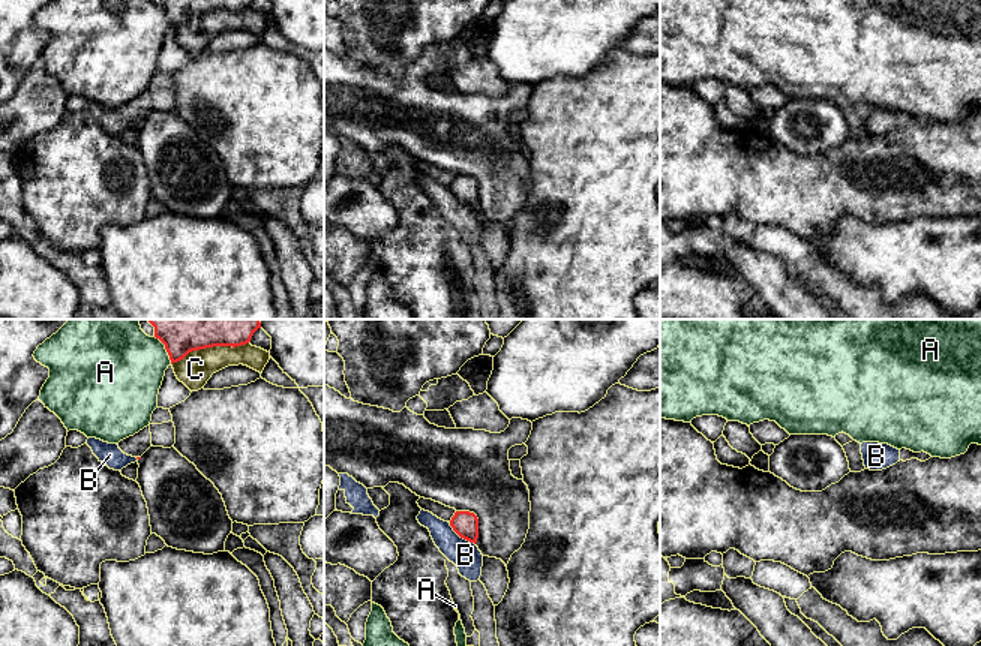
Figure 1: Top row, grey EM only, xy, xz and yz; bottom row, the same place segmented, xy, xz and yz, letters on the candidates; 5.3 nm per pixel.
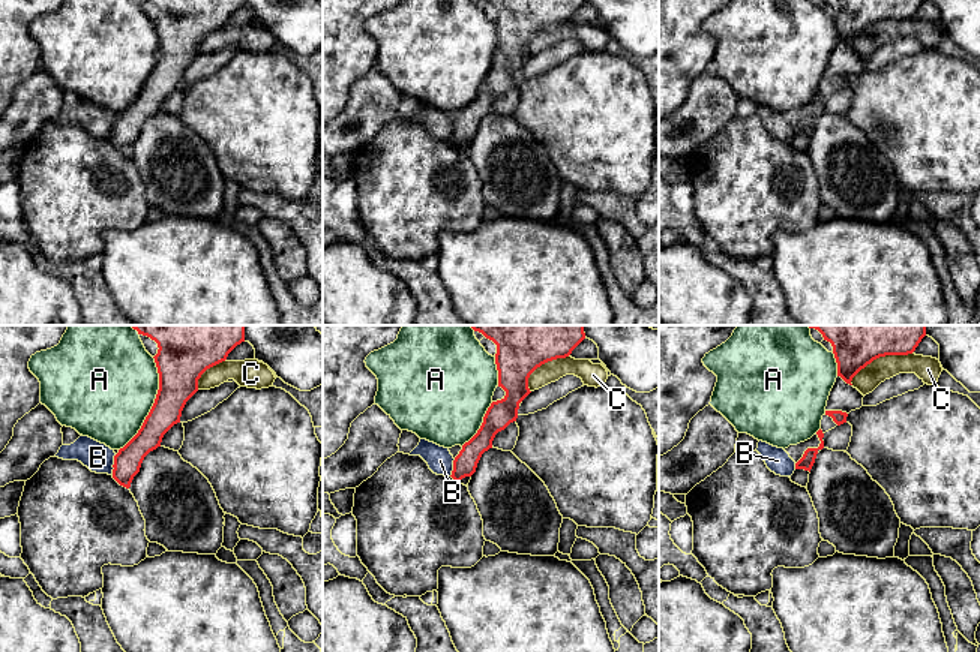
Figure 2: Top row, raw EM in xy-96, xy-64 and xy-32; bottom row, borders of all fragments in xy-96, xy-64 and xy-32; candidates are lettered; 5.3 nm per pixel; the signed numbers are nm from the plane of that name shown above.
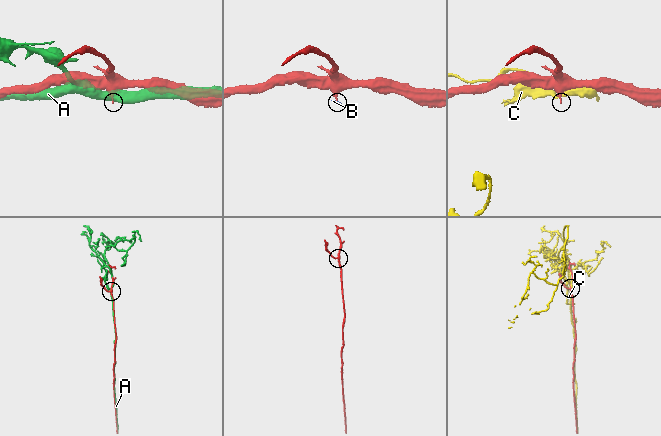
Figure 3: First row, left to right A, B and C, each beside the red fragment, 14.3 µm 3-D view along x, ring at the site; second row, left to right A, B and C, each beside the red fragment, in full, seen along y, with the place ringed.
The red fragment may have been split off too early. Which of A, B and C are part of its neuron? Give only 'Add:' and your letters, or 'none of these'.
Add: none of these

